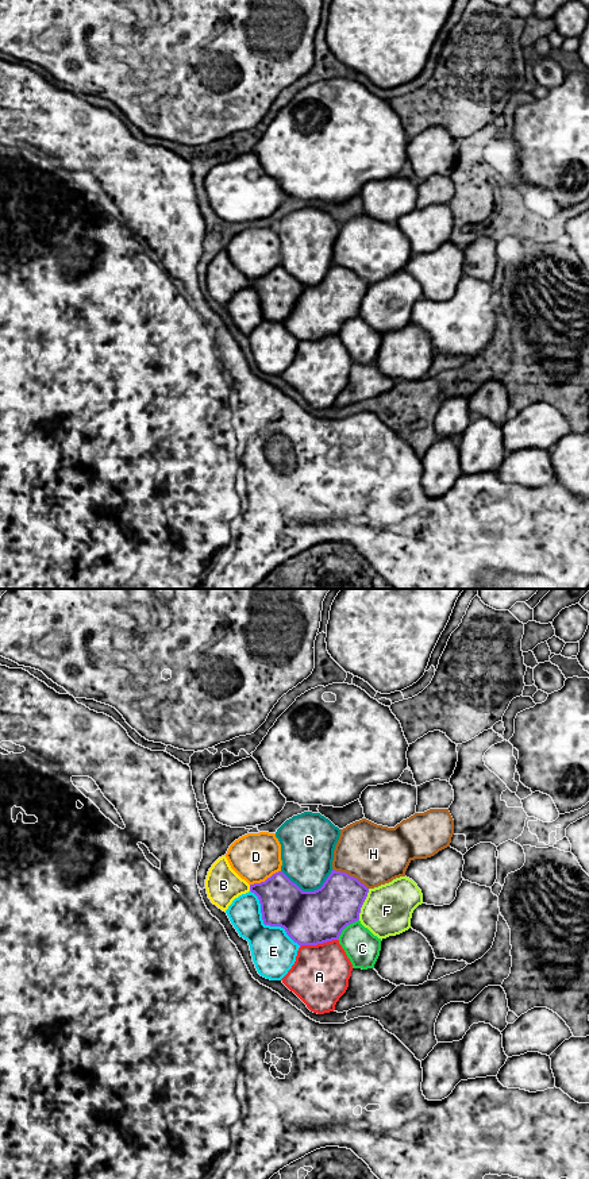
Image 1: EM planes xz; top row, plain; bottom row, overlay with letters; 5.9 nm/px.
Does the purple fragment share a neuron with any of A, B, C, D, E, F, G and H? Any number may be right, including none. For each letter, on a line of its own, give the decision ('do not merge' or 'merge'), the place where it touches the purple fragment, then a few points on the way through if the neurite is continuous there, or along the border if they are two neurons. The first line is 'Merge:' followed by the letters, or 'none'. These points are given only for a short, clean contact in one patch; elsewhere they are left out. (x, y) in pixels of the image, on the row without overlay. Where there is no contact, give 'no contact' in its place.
Merge: none
A: do not merge; contact xz (318, 338)
B: do not merge; contact xz (250, 282)
C: do not merge; contact xz (346, 320)
D: do not merge; contact xz (266, 274)
E: do not merge; contact xz (266, 319)
F: do not merge; contact xz (362, 299)
G: do not merge; contact xz (310, 286)
H: do not merge; contact xz (349, 270)

